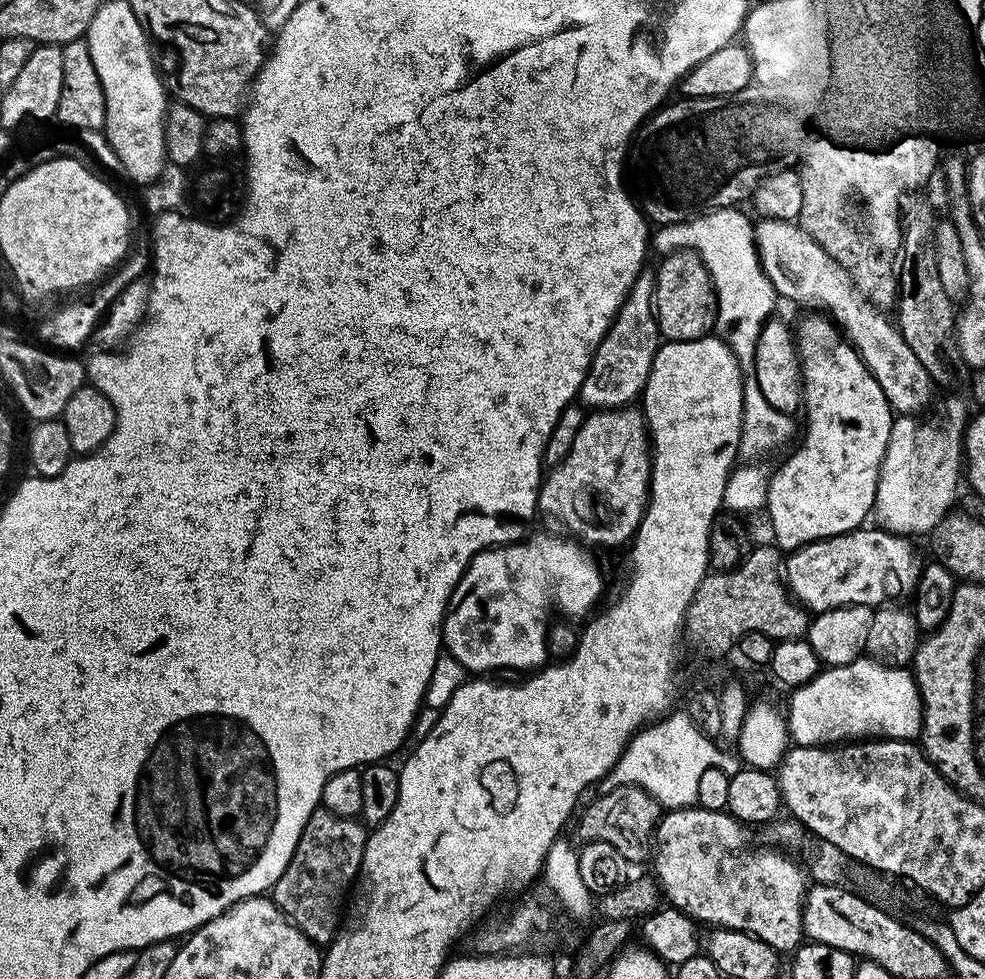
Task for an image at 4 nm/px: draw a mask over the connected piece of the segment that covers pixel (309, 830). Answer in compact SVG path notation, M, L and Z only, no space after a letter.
M323 806L310 814L282 878L270 889L270 899L295 928L317 946L331 944L342 924L340 911L345 911L346 901L360 875L362 854L366 850L369 829L359 819L339 816Z

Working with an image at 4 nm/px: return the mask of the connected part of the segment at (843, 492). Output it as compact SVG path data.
M866 365L863 368L828 368L828 372L806 372L800 369L800 382L802 385L802 417L804 416L804 441L800 449L777 470L771 473L767 481L766 513L772 519L772 532L776 535L775 543L784 550L795 550L804 544L815 540L825 540L831 536L837 536L843 532L852 532L865 523L864 520L873 515L876 506L876 487L880 477L880 464L886 454L886 446L890 442L890 430L894 419L894 411L888 404L887 398L882 392L881 386L875 381L874 374Z

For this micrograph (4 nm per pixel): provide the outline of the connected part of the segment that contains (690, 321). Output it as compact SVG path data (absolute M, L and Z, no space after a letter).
M693 250L669 252L663 257L660 268L655 269L656 298L654 301L657 326L665 341L697 340L700 336L709 335L716 323L716 290L710 273L703 264L702 258Z

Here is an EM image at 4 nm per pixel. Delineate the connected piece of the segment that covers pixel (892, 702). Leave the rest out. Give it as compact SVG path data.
M861 658L843 664L837 668L831 666L825 667L818 675L808 684L803 684L802 687L795 689L791 693L792 696L788 700L788 708L786 707L786 719L788 721L788 734L793 745L802 748L815 748L817 746L836 746L841 742L856 742L861 738L883 738L886 740L911 740L915 741L920 734L920 717L922 709L920 706L920 692L916 689L916 677L907 667L889 668L888 665L880 663L878 660L871 658Z

